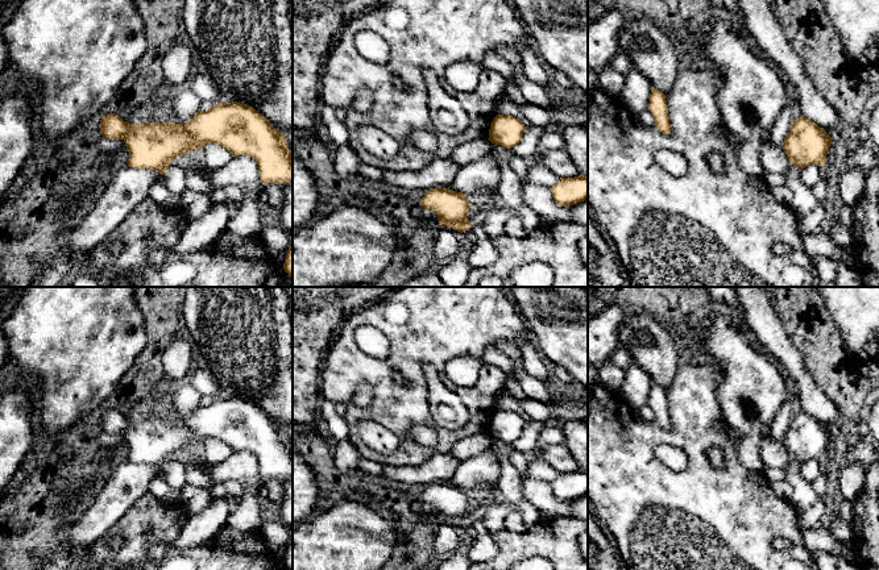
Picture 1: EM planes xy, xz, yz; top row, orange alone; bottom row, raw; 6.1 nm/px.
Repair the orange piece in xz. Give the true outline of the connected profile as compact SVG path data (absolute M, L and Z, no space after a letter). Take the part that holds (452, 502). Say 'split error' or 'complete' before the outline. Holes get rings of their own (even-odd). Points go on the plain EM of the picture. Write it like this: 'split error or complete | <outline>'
complete | M431 483L420 495L424 504L438 509L439 520L449 521L460 528L470 523L468 507L470 498L463 487L447 483Z

